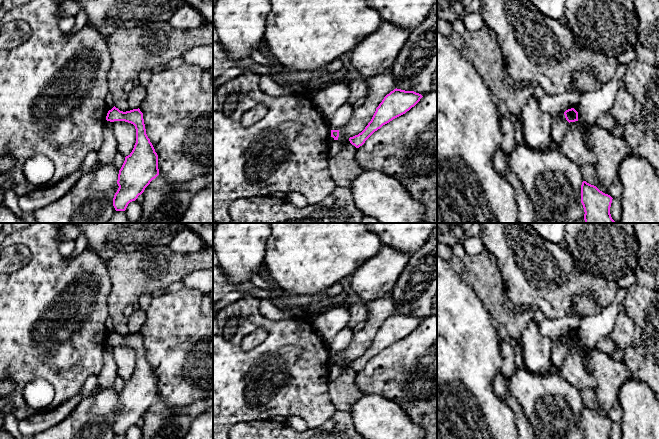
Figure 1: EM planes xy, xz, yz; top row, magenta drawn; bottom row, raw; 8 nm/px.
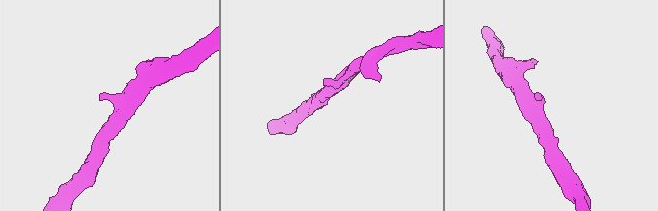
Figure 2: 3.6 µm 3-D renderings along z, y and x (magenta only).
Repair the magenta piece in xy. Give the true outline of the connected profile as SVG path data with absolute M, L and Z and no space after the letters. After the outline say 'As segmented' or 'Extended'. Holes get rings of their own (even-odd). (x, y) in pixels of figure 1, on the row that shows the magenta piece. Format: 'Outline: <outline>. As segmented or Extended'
Outline: M114 106L108 111L106 120L125 121L136 129L136 143L119 170L119 188L113 198L115 210L125 211L128 204L135 201L159 175L158 155L146 134L143 113L139 108L123 112Z. As segmented

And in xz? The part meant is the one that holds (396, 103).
Outline: M394 89L384 97L376 108L371 121L365 129L358 135L349 138L350 143L356 148L359 148L375 131L393 119L405 114L414 107L422 97L421 94L414 91Z. As segmented

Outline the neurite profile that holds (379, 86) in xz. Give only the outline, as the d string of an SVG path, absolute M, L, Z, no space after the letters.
M390 69L366 79L366 83L368 93L365 103L354 109L348 123L339 129L338 141L341 146L350 144L349 138L358 135L365 129L384 97L396 89L394 76Z

